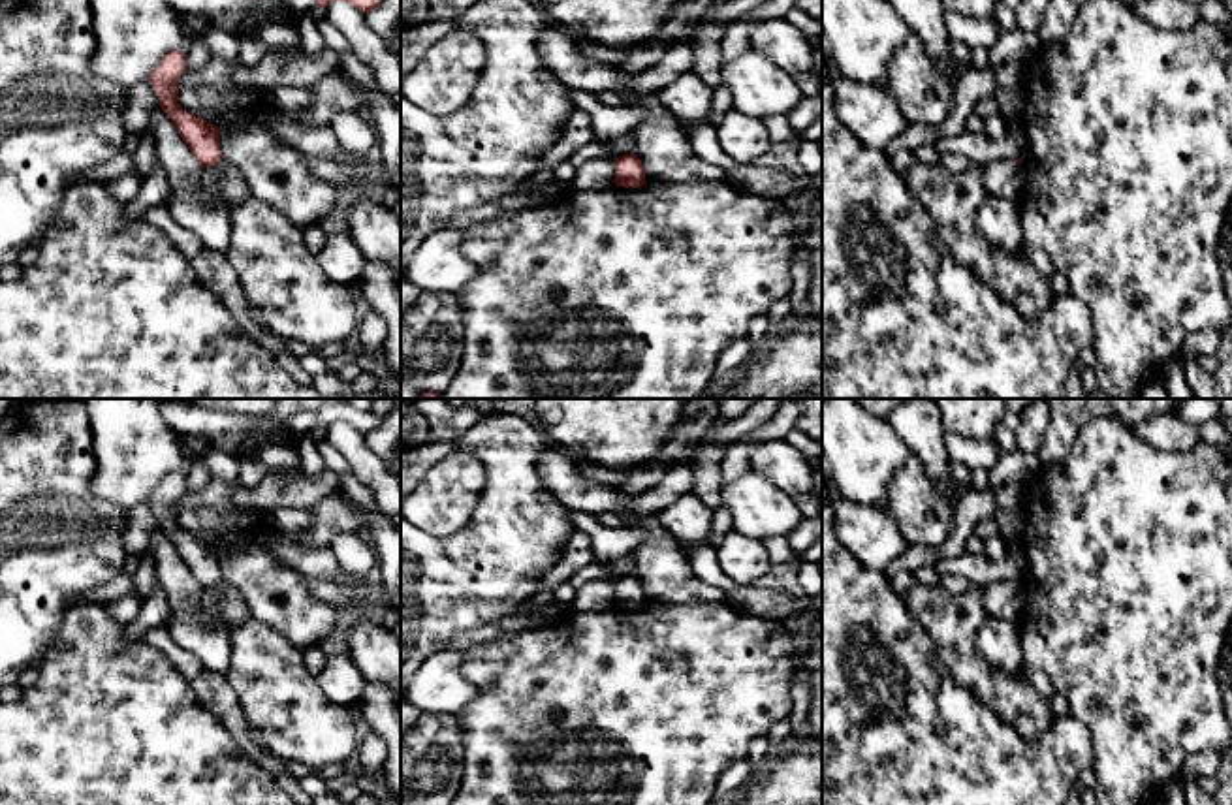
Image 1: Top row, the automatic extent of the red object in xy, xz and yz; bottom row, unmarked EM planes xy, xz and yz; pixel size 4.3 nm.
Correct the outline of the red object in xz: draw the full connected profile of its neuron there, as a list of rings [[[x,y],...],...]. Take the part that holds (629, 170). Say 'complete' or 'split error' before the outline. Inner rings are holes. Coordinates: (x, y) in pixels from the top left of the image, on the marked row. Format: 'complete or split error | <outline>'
complete | [[[630,152],[615,160],[615,179],[617,186],[638,188],[645,184],[645,171],[641,160]]]

